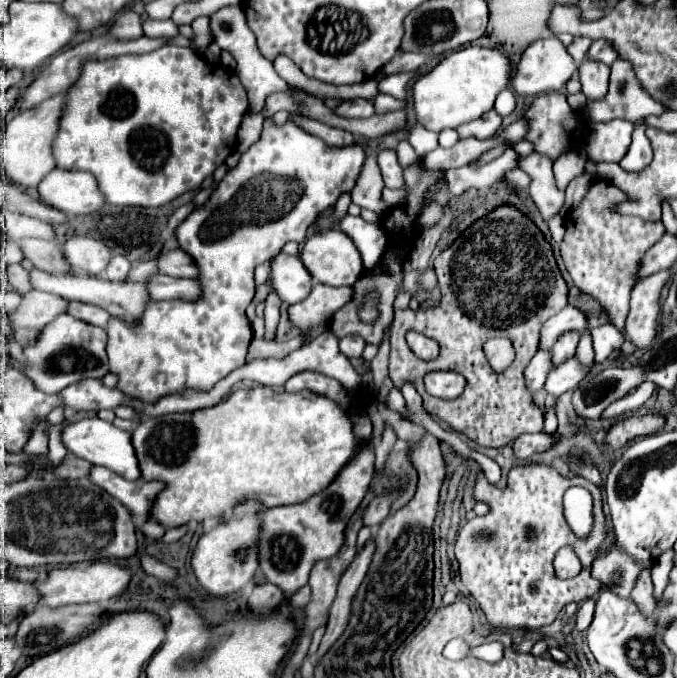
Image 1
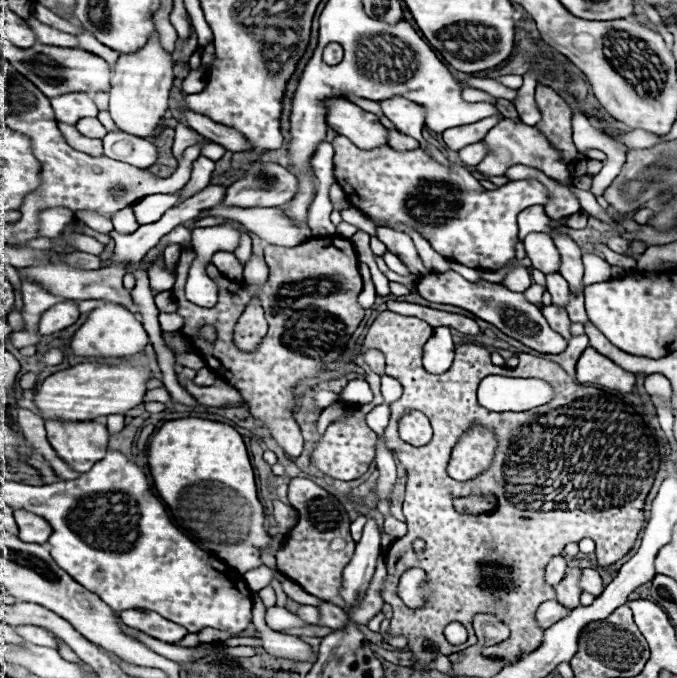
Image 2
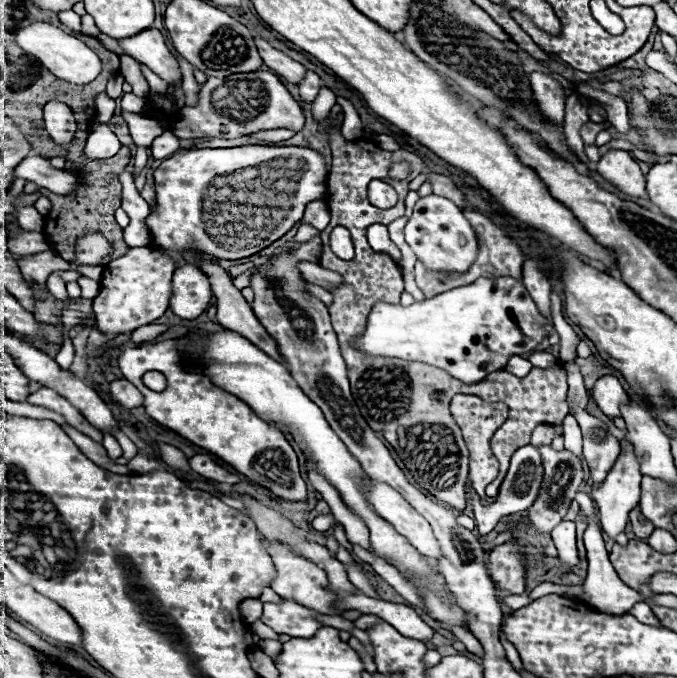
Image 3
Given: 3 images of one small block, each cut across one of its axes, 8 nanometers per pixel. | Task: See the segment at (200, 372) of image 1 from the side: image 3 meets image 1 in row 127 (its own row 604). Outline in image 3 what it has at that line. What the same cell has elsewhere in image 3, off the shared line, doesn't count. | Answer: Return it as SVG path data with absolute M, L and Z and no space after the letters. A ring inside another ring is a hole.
M282 600L282 604L264 602L264 614L260 620L278 634L288 634L292 638L310 638L320 628L320 622L316 622L314 616L314 610L302 608L292 600Z

